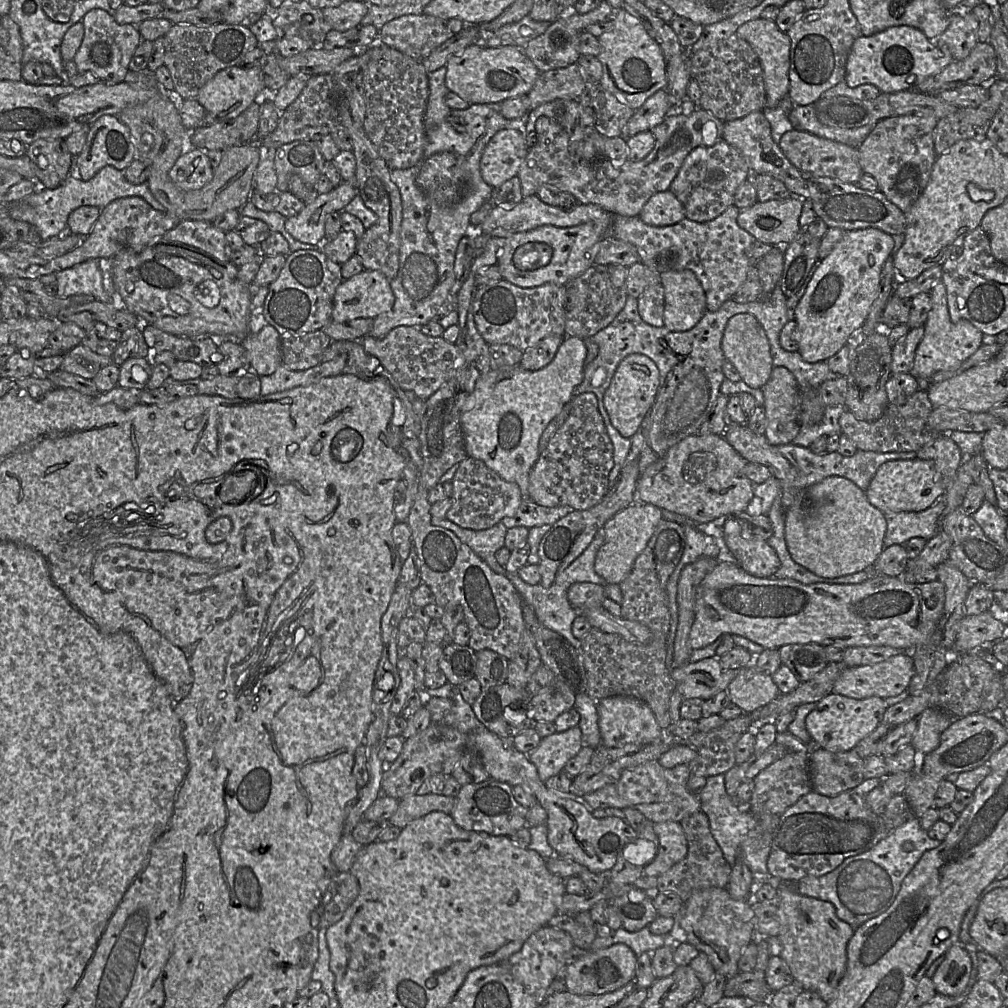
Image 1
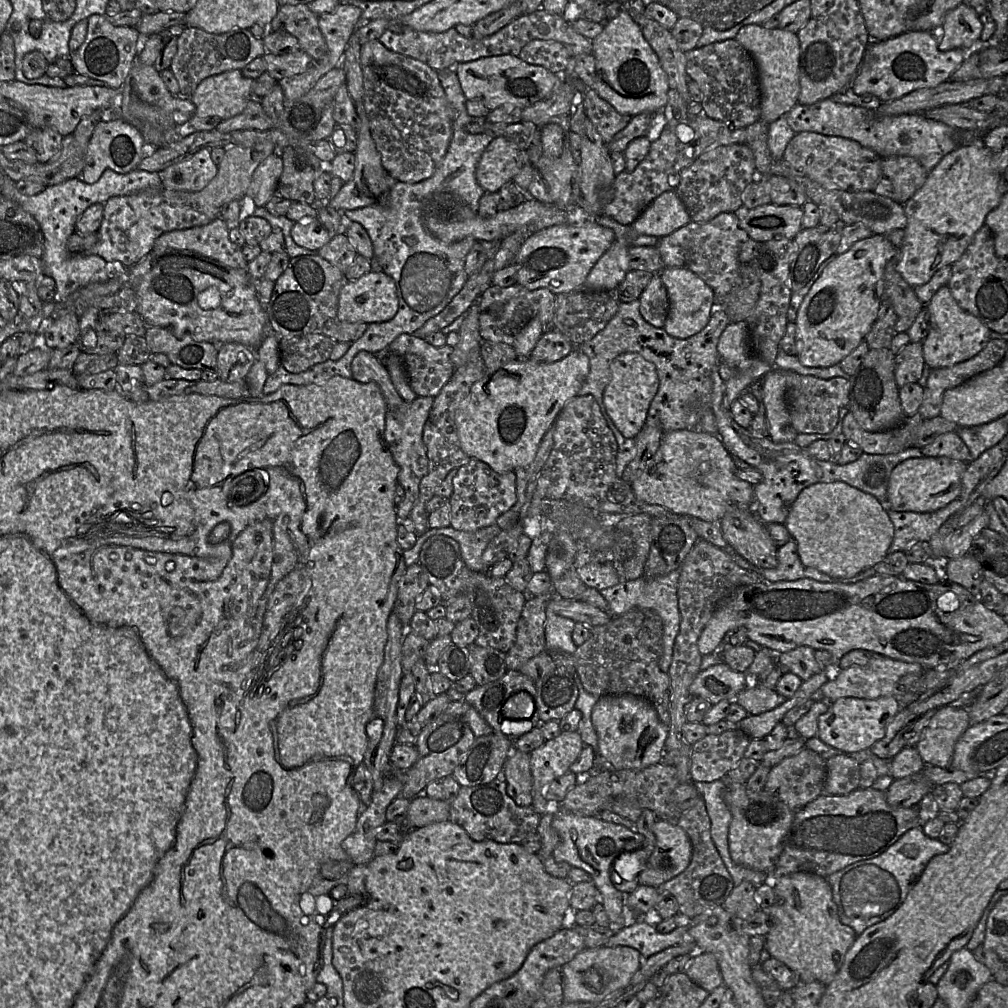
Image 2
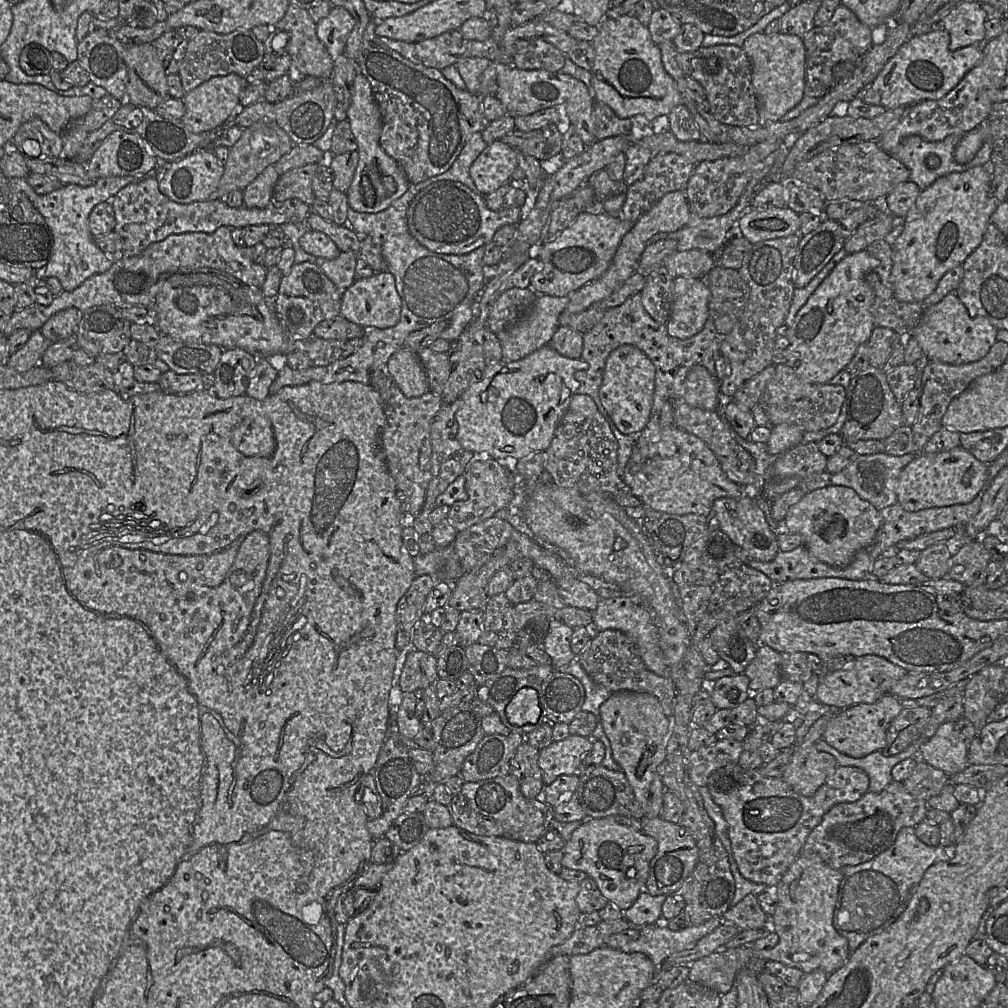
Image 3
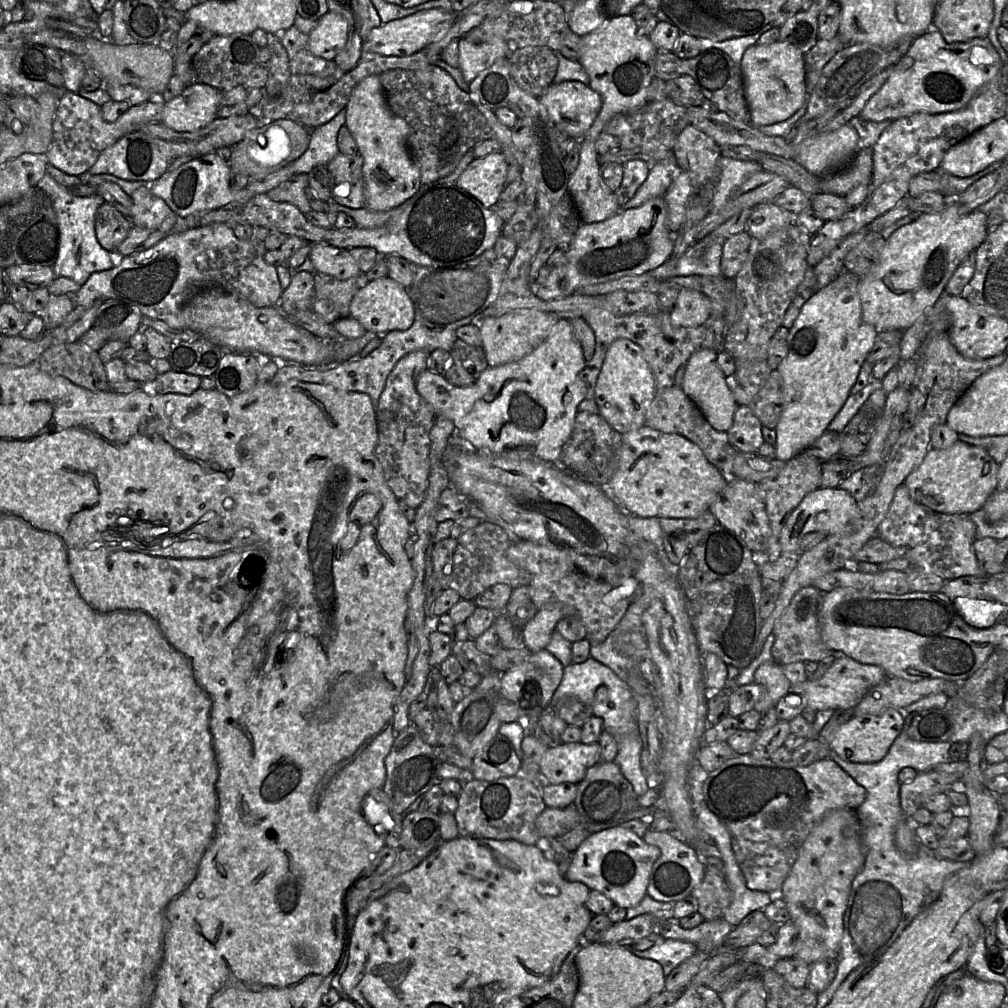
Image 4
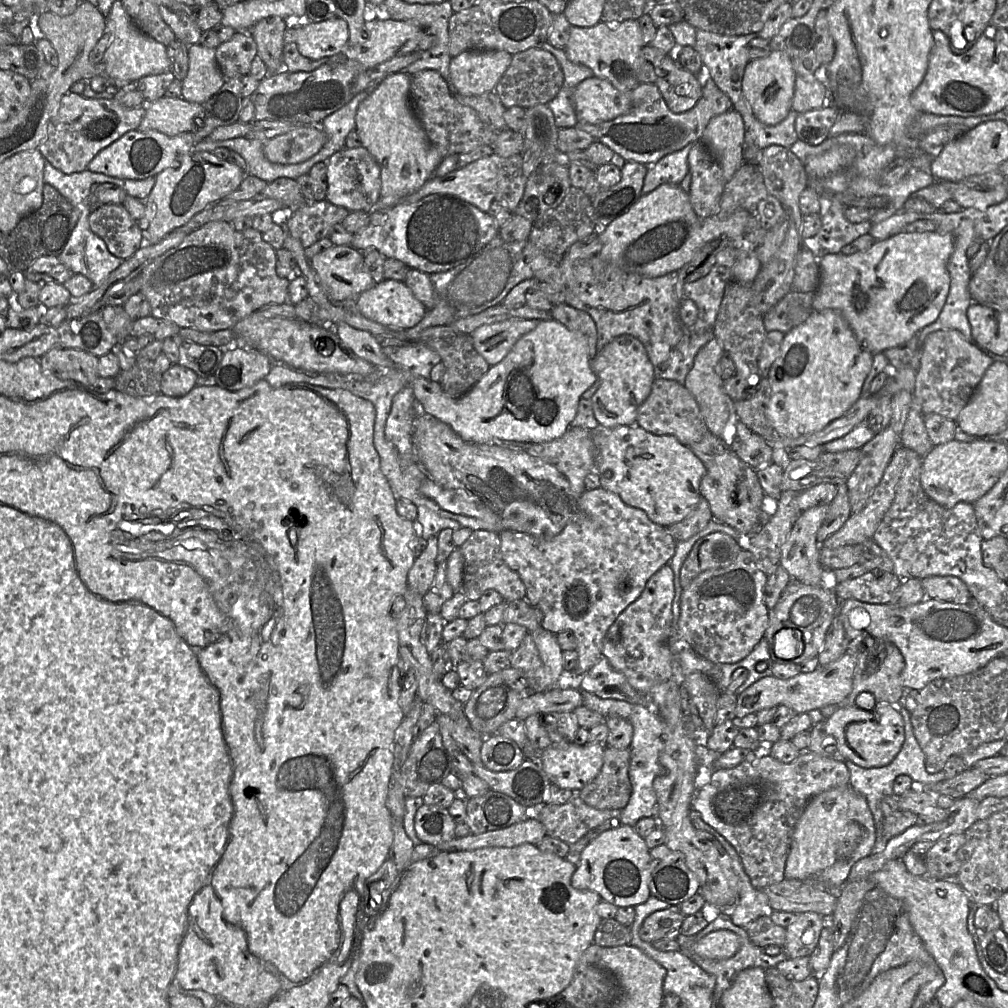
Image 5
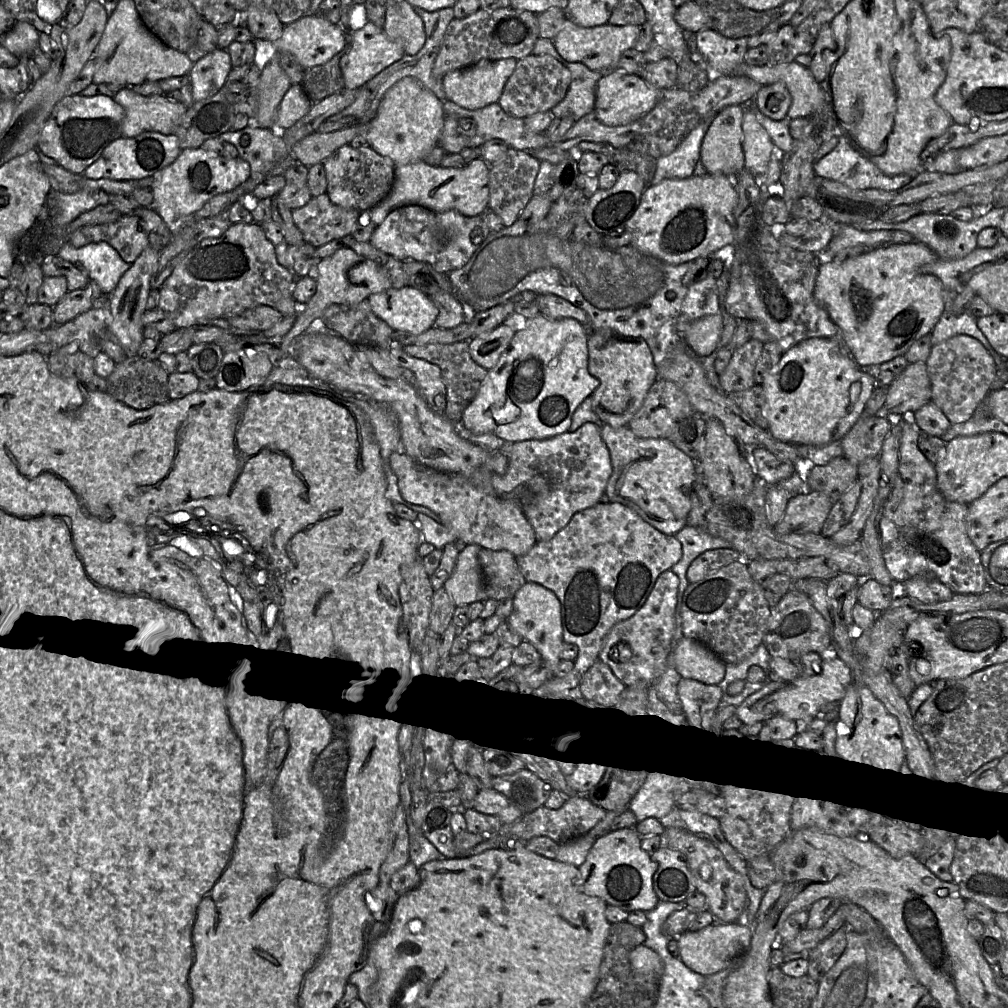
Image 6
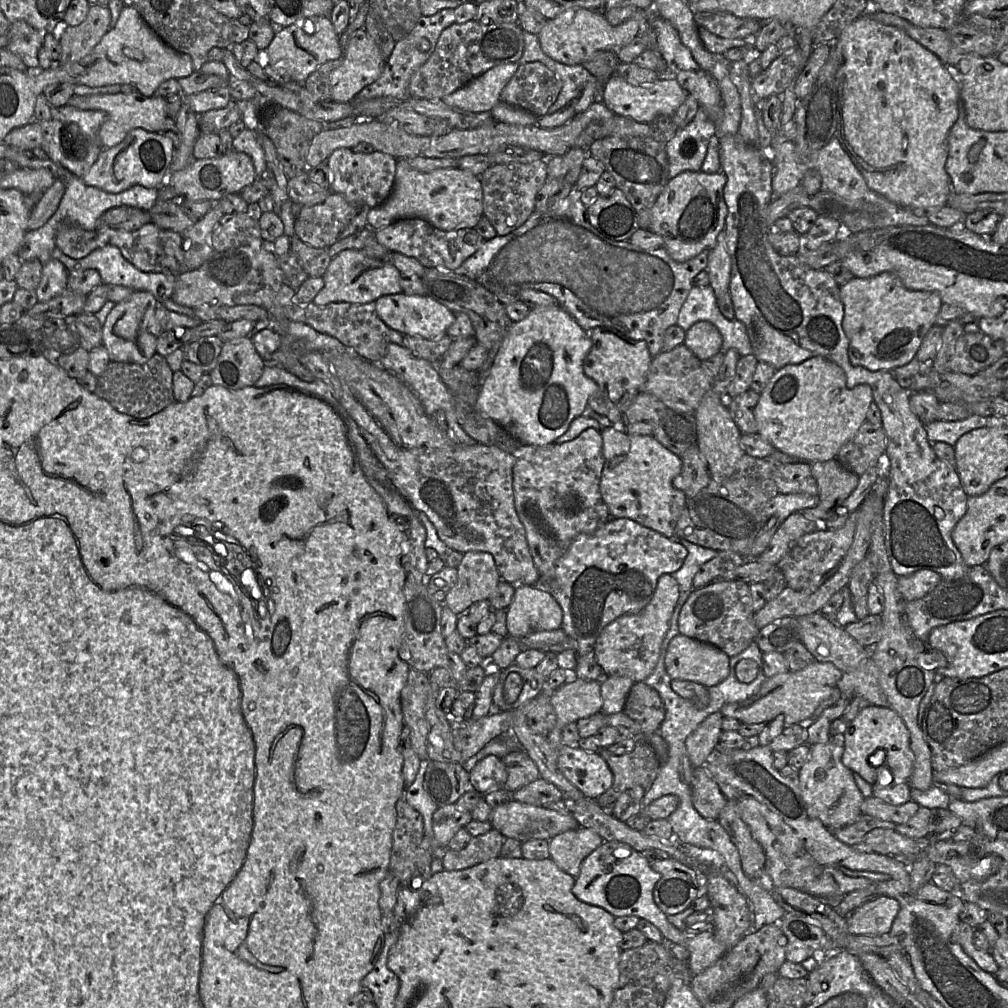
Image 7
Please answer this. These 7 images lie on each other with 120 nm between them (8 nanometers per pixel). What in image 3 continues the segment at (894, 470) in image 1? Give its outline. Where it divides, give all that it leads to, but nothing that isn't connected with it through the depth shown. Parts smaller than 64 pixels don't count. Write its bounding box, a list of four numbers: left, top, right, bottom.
[896,446,989,511]

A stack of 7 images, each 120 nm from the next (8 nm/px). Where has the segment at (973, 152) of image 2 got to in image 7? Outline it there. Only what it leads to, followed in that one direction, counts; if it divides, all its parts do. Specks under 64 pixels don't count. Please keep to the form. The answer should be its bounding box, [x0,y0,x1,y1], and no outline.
[839,272,944,371]

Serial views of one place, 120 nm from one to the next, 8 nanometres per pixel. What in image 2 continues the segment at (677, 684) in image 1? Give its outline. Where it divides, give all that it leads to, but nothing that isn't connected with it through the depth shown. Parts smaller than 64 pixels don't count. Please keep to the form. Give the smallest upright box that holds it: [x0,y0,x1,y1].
[690,662,751,705]

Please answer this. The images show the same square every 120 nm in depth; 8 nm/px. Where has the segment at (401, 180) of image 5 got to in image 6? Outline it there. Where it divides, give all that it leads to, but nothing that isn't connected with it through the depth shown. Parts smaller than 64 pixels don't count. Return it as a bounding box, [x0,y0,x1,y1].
[365,76,443,165]

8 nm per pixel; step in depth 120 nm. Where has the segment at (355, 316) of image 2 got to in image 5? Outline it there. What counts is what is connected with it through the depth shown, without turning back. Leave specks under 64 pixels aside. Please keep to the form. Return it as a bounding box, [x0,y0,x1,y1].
[356,279,426,329]

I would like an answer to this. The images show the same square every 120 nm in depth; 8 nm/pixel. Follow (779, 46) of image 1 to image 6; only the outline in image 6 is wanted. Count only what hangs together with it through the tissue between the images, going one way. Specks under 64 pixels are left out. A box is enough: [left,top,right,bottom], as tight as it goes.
[754,82,791,121]

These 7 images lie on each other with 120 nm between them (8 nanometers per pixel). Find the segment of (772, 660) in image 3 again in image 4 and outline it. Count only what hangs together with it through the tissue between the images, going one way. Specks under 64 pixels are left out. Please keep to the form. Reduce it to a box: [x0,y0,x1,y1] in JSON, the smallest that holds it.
[754,662,792,713]

